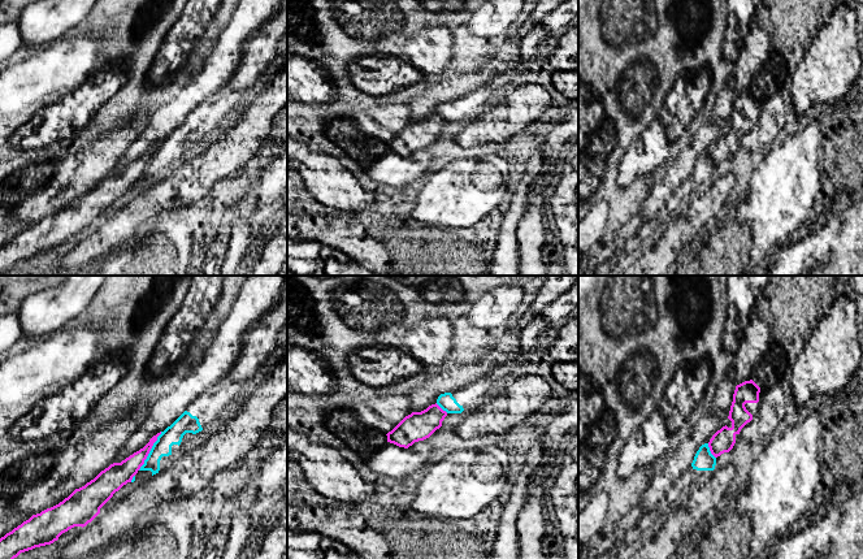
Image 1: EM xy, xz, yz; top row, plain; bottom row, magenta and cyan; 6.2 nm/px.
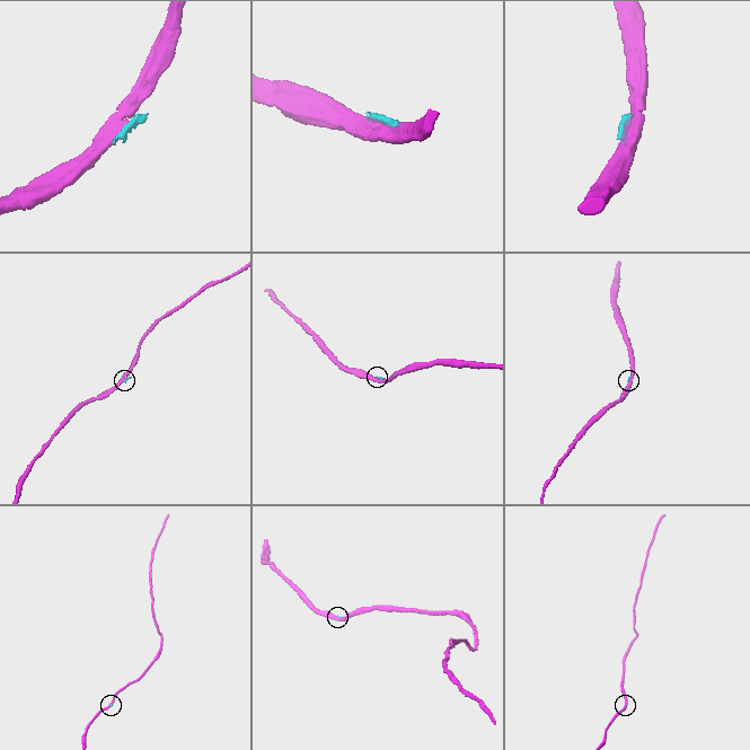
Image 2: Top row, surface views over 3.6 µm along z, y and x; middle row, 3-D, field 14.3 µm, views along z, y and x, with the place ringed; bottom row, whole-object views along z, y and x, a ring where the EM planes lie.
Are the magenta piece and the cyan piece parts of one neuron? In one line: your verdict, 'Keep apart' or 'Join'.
Keep apart

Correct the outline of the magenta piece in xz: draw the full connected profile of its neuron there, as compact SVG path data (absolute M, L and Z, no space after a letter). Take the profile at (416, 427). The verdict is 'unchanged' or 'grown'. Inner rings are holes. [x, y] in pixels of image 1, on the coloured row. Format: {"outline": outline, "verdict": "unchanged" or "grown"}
{"outline": "M437 403L421 412L412 412L386 434L387 442L408 448L415 442L429 438L442 426L442 421L446 416L447 412Z", "verdict": "unchanged"}

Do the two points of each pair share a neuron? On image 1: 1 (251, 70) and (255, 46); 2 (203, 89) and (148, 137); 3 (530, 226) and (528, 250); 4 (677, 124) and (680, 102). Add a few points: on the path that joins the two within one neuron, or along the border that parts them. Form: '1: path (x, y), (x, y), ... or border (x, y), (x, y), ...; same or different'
1: path (255, 64), (255, 52); same
2: path (190, 96), (161, 124); same
3: path (530, 232), (530, 245); same
4: path (677, 118), (680, 107); same

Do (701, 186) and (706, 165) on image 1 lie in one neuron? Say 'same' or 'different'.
same

